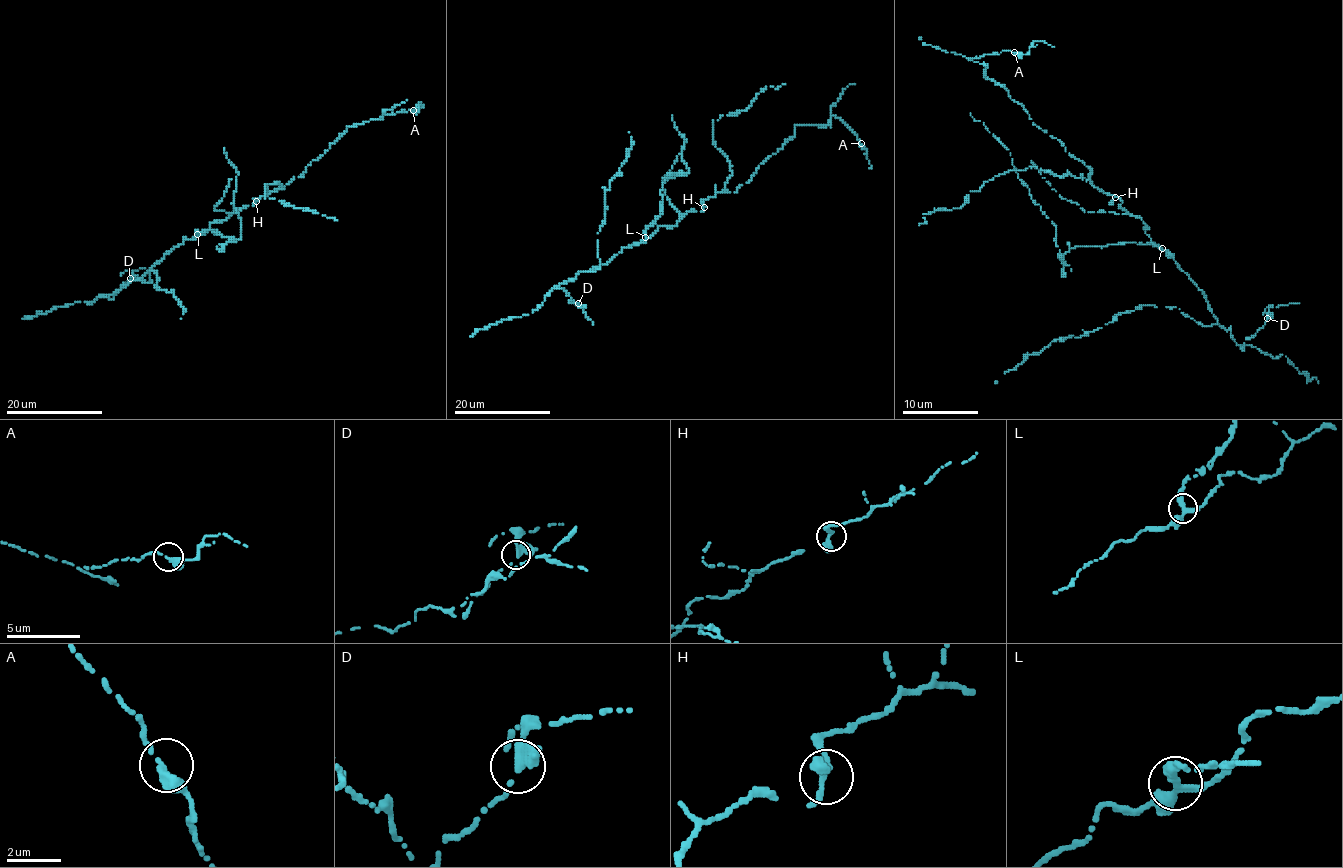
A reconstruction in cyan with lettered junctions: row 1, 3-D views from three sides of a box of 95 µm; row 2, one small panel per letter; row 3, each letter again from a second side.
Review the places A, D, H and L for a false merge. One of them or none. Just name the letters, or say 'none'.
L

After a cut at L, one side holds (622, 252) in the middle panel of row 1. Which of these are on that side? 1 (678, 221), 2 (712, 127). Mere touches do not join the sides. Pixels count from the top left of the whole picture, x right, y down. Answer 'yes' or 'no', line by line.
1: yes
2: yes

